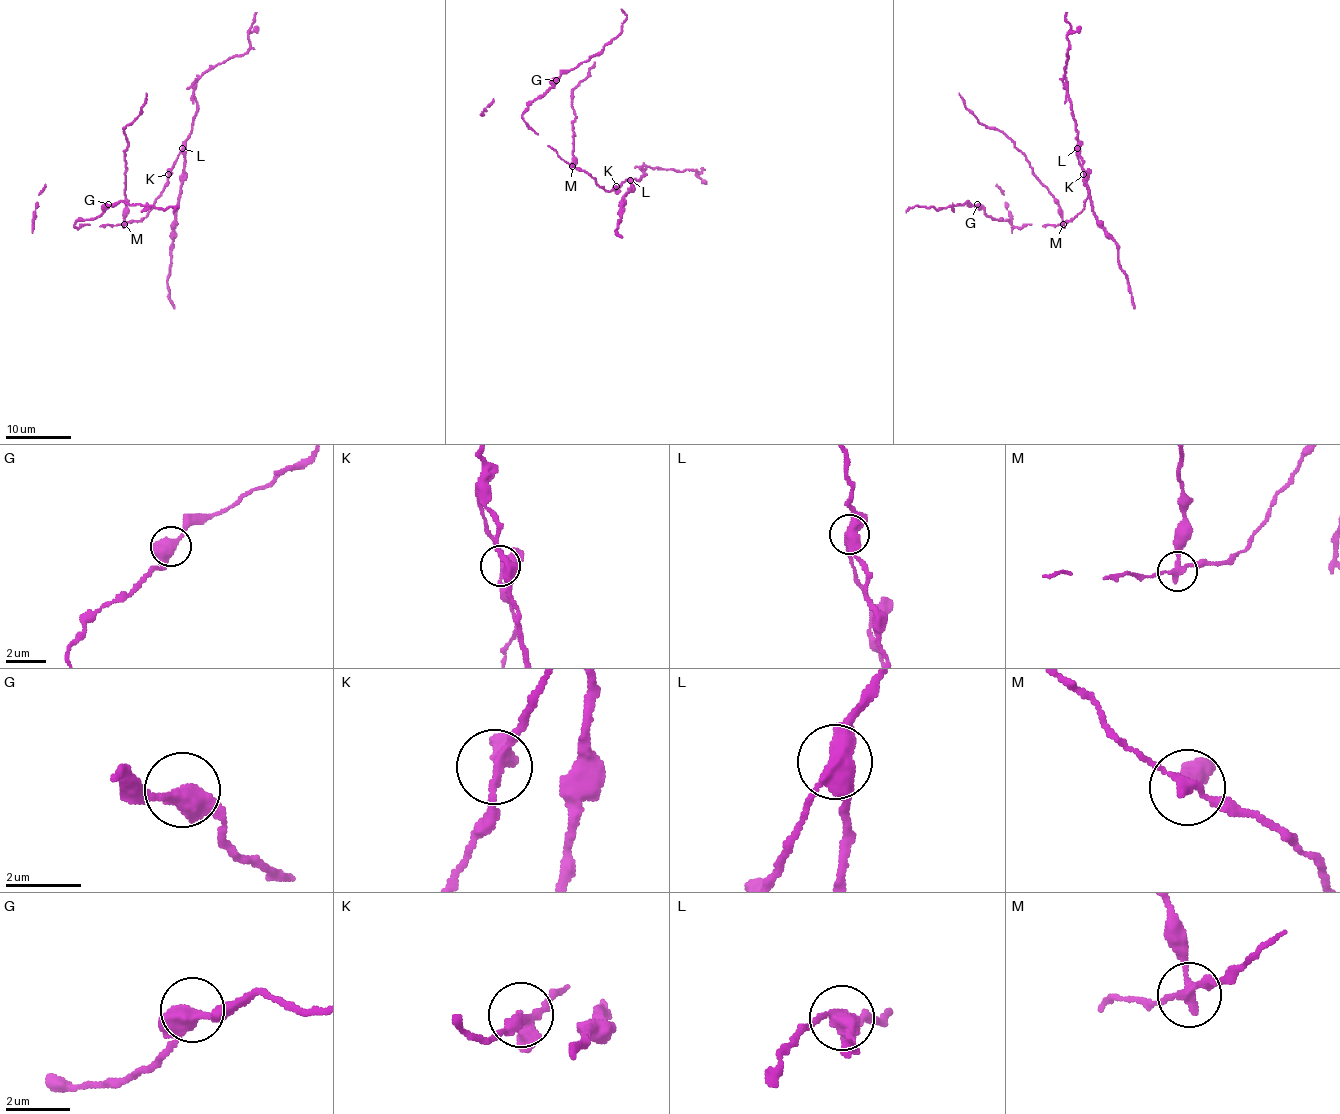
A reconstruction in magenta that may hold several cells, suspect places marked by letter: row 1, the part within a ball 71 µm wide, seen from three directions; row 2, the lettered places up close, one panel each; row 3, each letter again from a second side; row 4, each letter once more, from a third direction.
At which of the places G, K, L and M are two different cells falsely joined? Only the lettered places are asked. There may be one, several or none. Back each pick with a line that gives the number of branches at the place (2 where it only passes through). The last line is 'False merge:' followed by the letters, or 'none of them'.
L: 3
M: 3
False merge: L, M

